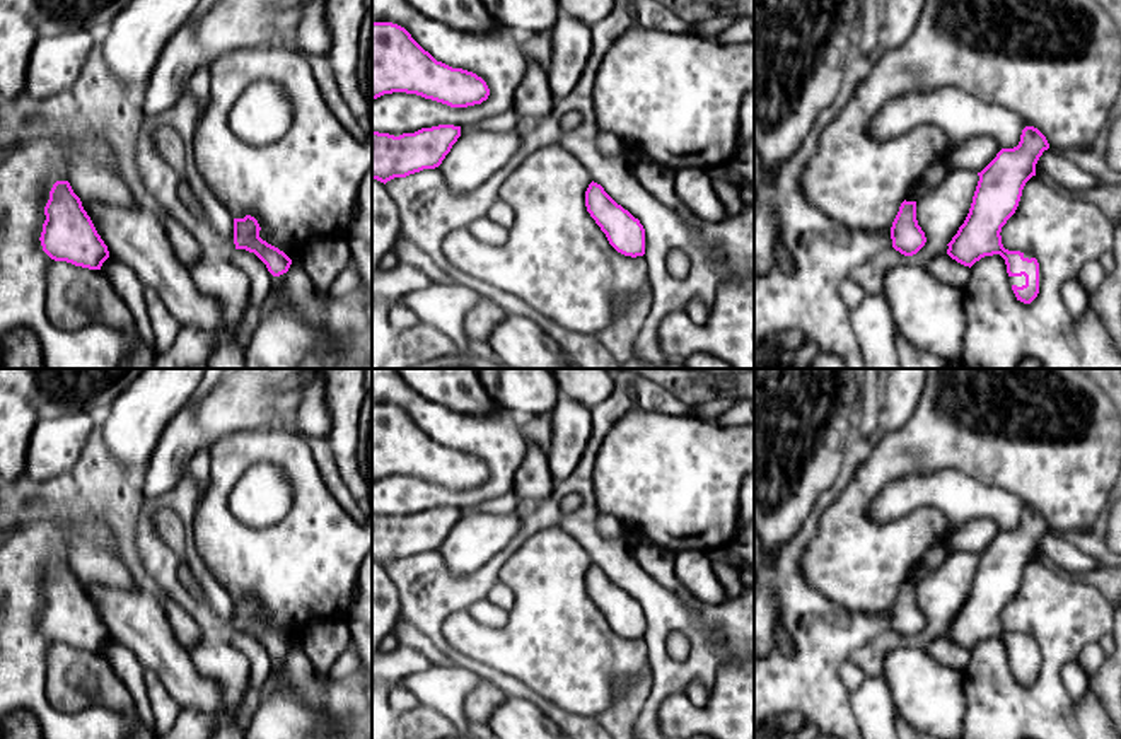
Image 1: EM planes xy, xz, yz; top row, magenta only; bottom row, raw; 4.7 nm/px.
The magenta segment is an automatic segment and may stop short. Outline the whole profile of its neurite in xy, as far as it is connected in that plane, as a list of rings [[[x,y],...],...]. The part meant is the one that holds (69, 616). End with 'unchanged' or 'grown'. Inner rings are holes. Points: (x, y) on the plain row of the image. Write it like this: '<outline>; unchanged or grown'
[[[56,563],[44,589],[43,633],[55,643],[101,652],[109,640],[107,628],[68,563]]]; unchanged

